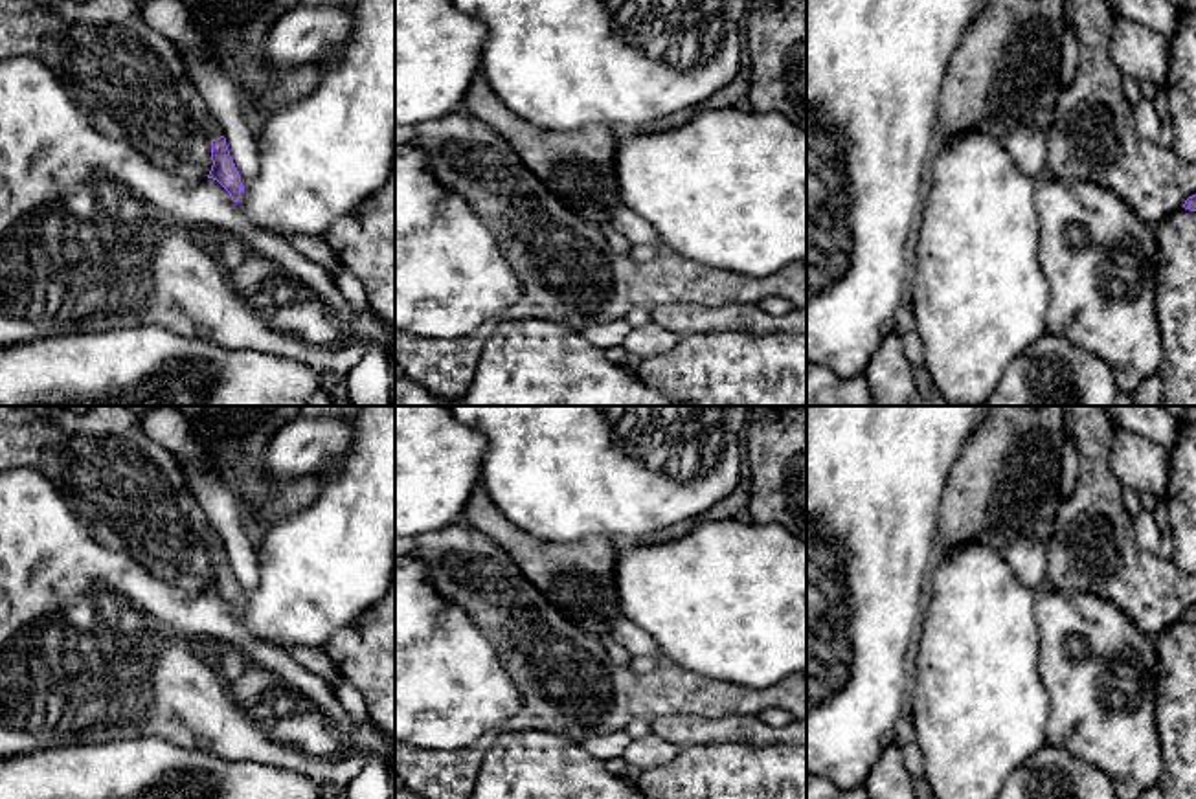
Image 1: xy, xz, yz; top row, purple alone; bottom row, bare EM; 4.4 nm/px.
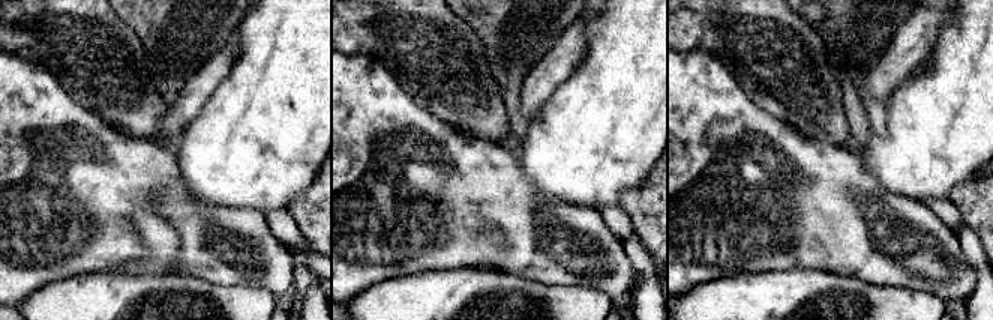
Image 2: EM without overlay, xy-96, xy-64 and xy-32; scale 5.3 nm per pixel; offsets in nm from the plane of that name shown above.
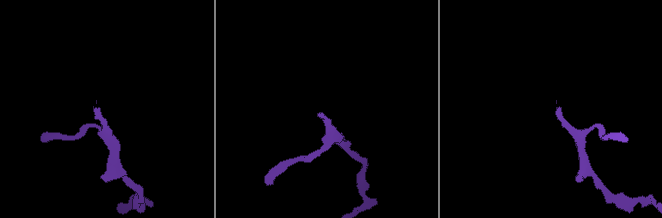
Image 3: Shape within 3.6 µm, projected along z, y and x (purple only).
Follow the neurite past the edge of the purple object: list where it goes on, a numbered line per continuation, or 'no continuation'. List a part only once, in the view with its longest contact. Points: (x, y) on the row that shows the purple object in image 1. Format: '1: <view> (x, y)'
1: xy (214, 131)

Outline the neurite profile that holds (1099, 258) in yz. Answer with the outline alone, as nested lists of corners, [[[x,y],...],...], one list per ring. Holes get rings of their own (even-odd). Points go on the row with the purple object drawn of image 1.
[[[1045,176],[1038,182],[1036,208],[1040,215],[1040,268],[1049,283],[1047,332],[1102,358],[1113,369],[1119,391],[1135,393],[1157,375],[1163,358],[1163,332],[1157,321],[1157,237],[1135,211],[1113,191],[1089,180],[1058,180]]]

